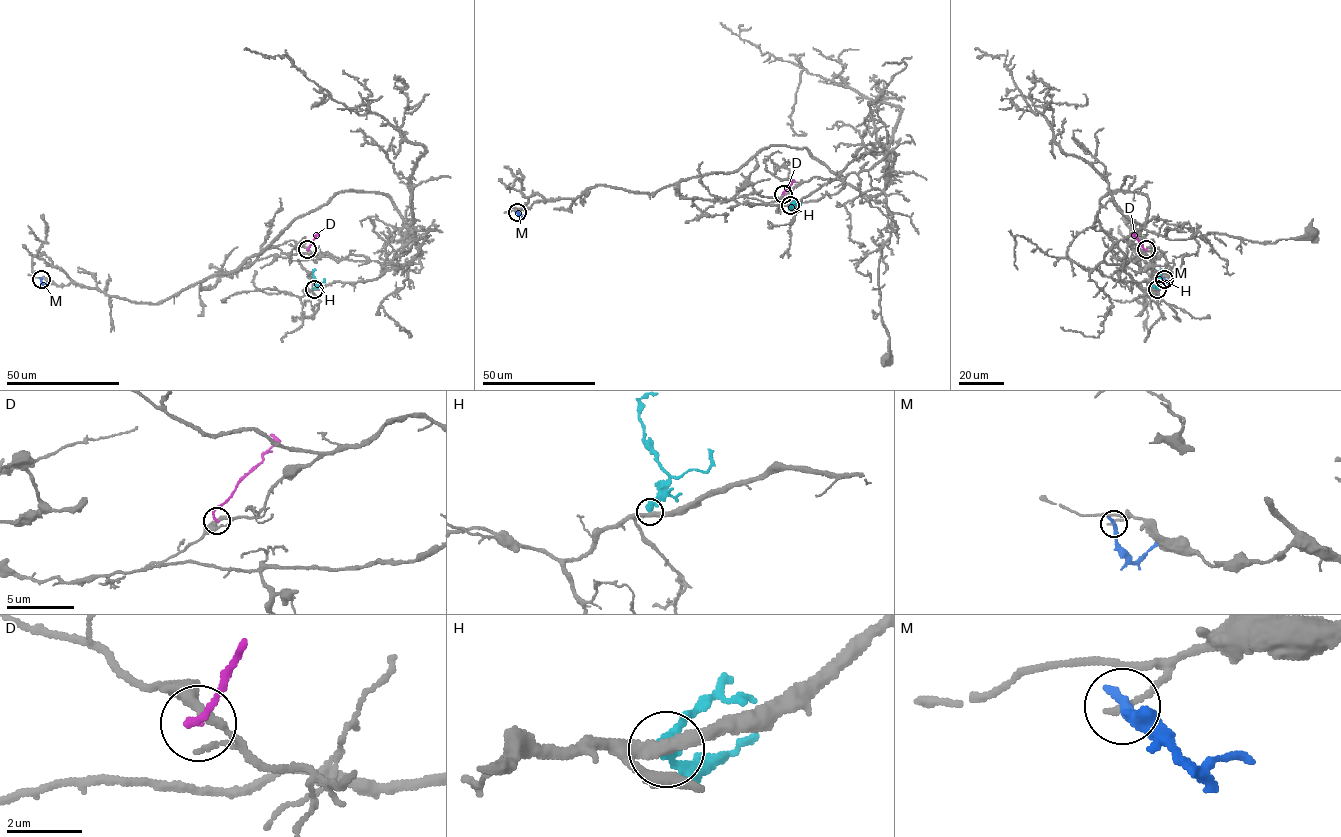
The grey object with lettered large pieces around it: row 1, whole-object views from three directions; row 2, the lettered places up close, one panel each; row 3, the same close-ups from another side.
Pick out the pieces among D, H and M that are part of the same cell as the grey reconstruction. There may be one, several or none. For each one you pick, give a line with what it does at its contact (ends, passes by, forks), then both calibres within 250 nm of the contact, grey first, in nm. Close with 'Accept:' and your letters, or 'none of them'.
Accept: none of them

